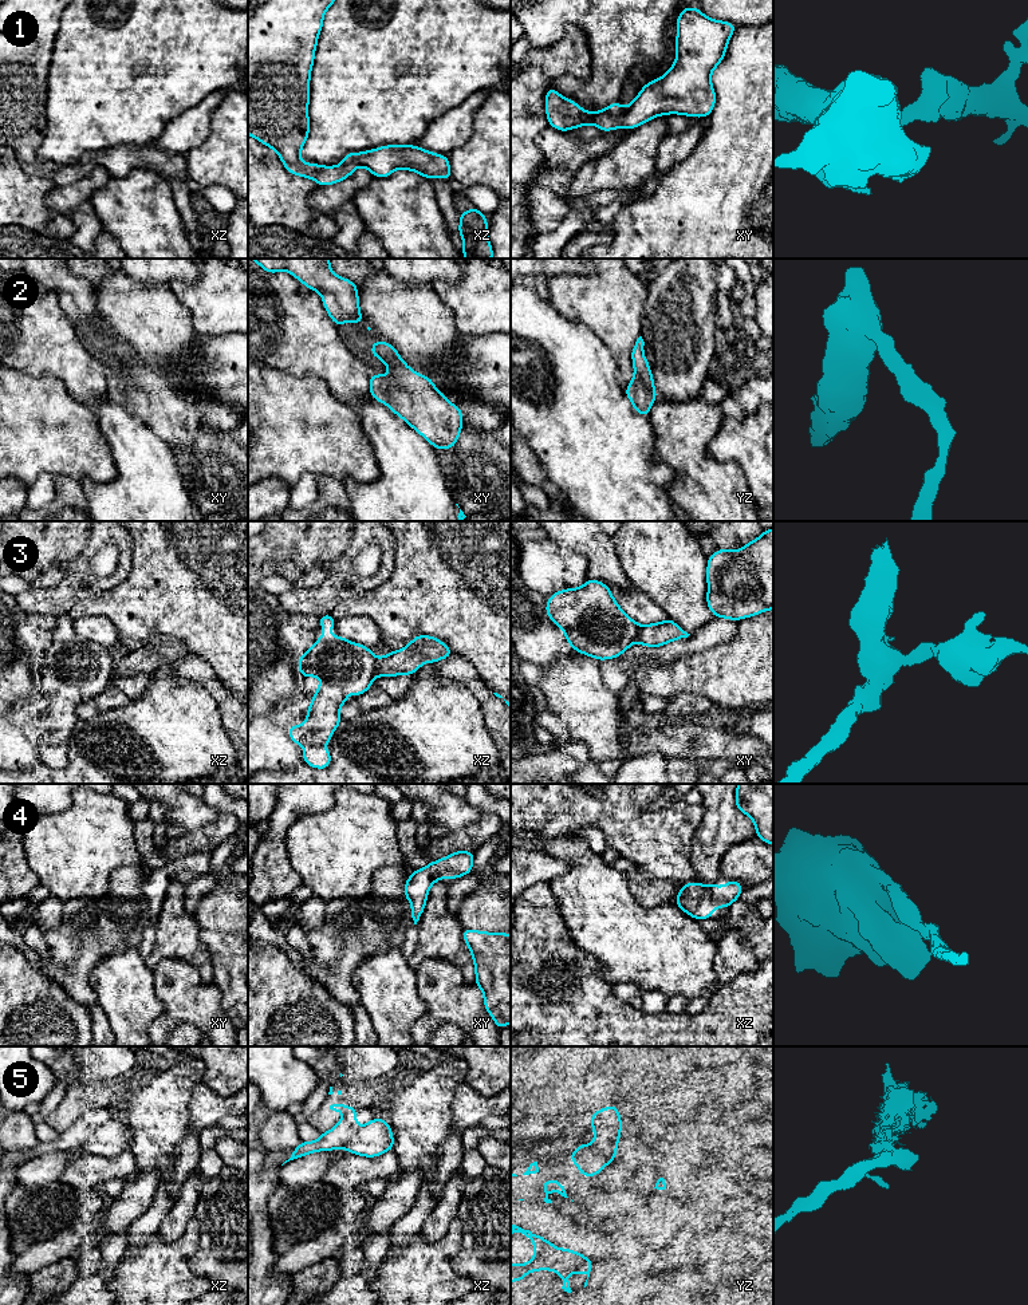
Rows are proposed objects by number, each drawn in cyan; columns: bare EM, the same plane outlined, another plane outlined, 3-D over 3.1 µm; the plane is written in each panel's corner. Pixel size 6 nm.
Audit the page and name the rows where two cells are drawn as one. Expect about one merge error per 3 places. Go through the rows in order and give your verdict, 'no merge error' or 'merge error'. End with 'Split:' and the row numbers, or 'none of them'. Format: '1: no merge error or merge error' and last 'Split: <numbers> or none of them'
1: no merge error
2: no merge error
3: merge error
4: no merge error
5: merge error
Split: 3, 5

